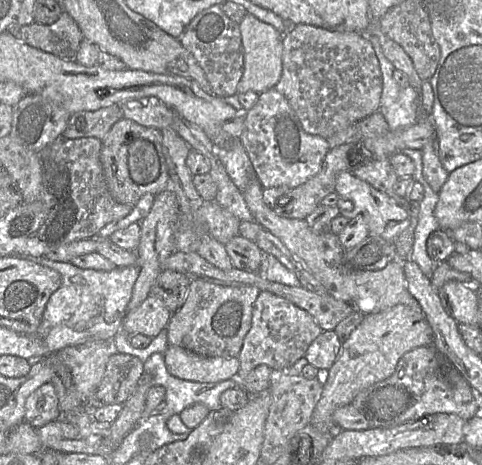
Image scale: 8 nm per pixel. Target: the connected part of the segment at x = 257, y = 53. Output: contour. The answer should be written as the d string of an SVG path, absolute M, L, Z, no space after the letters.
M246 13L241 21L240 33L244 53L244 71L238 84L237 93L253 91L261 94L274 88L282 75L282 38L284 34L250 13Z

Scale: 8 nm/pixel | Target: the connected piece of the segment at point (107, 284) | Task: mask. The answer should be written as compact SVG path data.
M19 256L57 271L62 277L60 287L51 295L42 319L49 324L45 338L49 354L67 346L93 340L111 340L122 330L127 305L139 275L139 266L115 267L111 271L82 269L71 262L56 262L46 257Z

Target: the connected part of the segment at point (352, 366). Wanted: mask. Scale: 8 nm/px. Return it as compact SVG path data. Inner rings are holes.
M399 304L380 313L364 316L359 326L341 344L337 359L328 369L310 425L333 437L337 431L341 431L332 420L337 408L350 404L362 390L391 376L406 352L417 347L433 346L433 340L432 327L422 309Z

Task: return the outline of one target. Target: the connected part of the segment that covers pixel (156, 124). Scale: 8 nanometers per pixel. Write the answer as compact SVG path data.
M155 97L127 100L120 108L124 118L140 125L159 130L173 127L175 112Z

